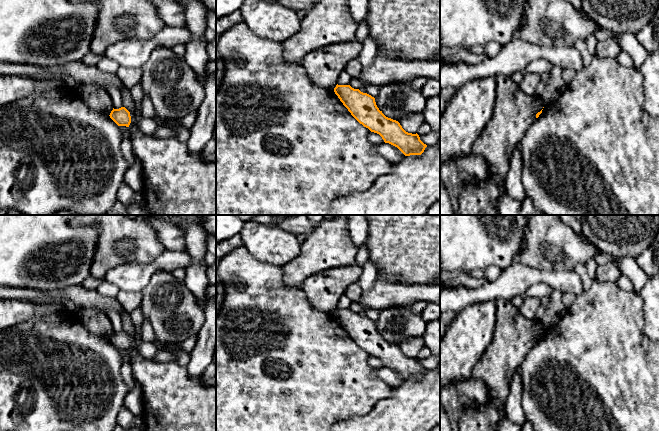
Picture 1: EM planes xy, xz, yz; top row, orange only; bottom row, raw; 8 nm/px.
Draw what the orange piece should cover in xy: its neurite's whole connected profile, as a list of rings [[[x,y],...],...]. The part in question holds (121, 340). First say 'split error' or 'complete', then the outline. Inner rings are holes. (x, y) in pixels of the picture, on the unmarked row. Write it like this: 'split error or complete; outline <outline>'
complete; outline [[[125,331],[113,332],[109,340],[118,350],[129,351],[131,347],[130,336]]]

